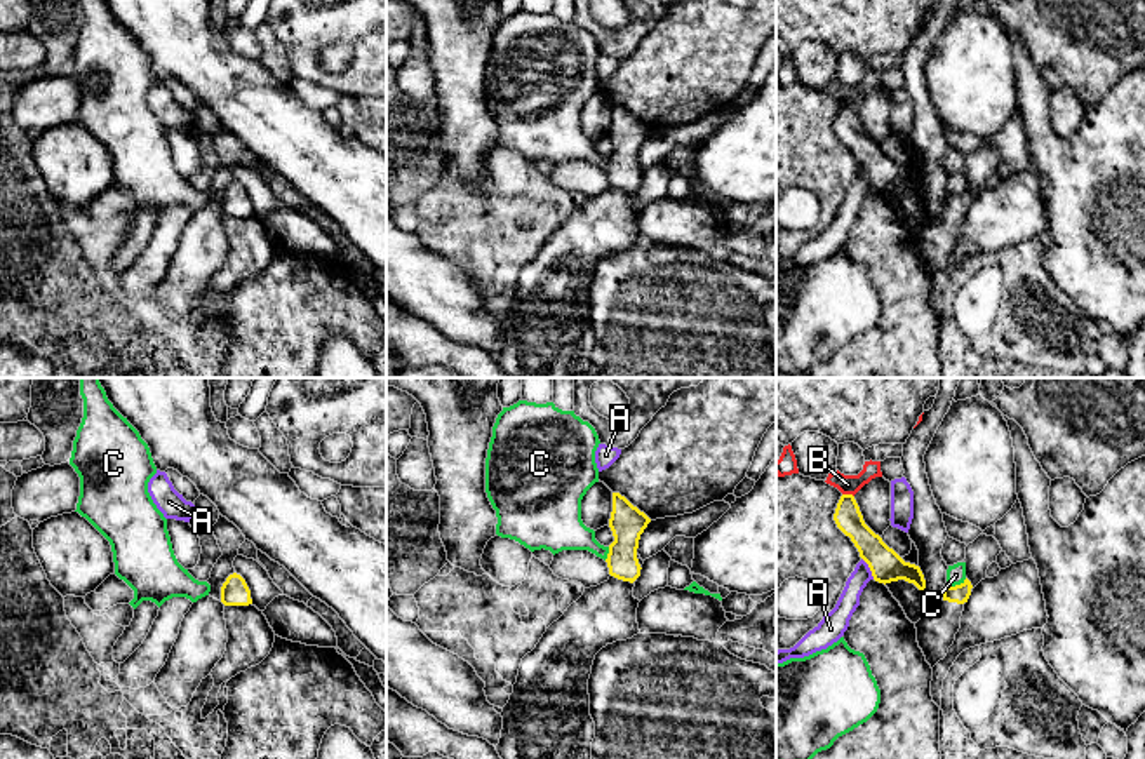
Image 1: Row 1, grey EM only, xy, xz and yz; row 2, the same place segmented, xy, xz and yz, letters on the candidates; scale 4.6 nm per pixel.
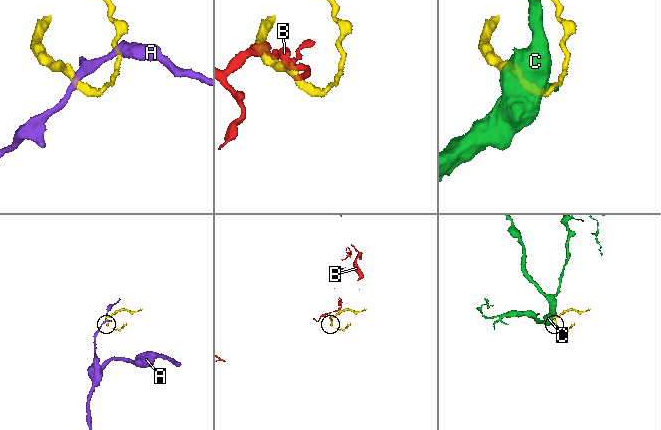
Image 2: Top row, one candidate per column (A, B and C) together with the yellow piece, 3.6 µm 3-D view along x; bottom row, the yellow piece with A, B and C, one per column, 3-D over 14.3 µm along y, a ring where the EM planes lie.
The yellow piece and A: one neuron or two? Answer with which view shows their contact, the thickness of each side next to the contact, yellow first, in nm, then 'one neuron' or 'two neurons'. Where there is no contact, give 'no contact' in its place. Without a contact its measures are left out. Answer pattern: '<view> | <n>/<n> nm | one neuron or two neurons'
yz | 150/100 nm | two neurons

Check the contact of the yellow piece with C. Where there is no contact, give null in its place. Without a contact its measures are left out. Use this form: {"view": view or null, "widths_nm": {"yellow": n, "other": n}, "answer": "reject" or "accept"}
{"view": "yz", "widths_nm": {"yellow": 90, "other": 90}, "answer": "reject"}

